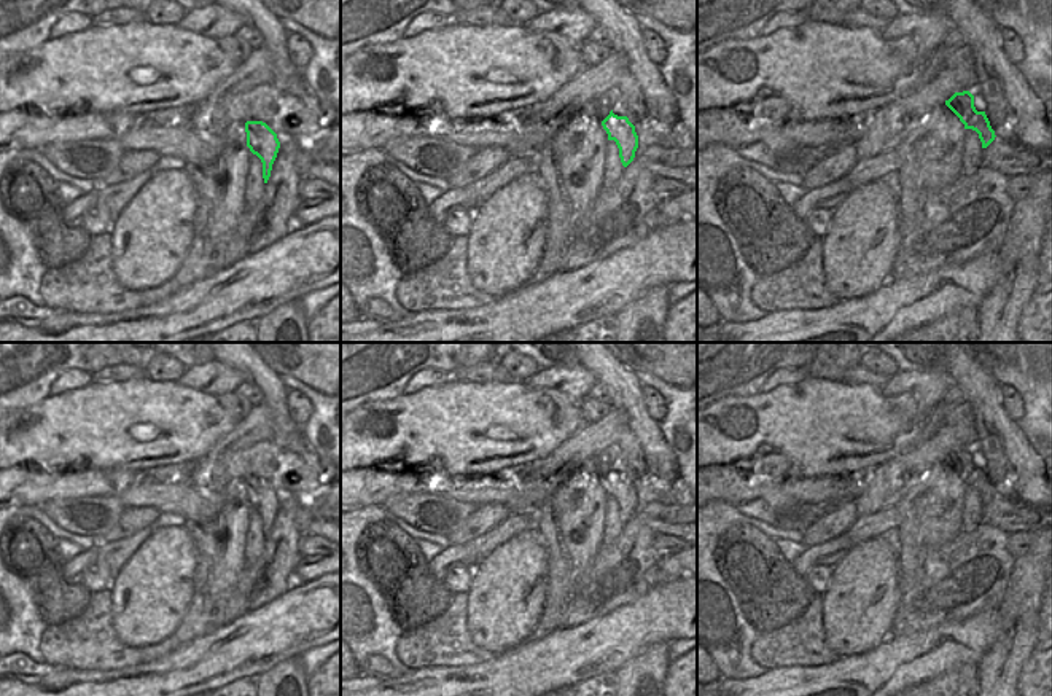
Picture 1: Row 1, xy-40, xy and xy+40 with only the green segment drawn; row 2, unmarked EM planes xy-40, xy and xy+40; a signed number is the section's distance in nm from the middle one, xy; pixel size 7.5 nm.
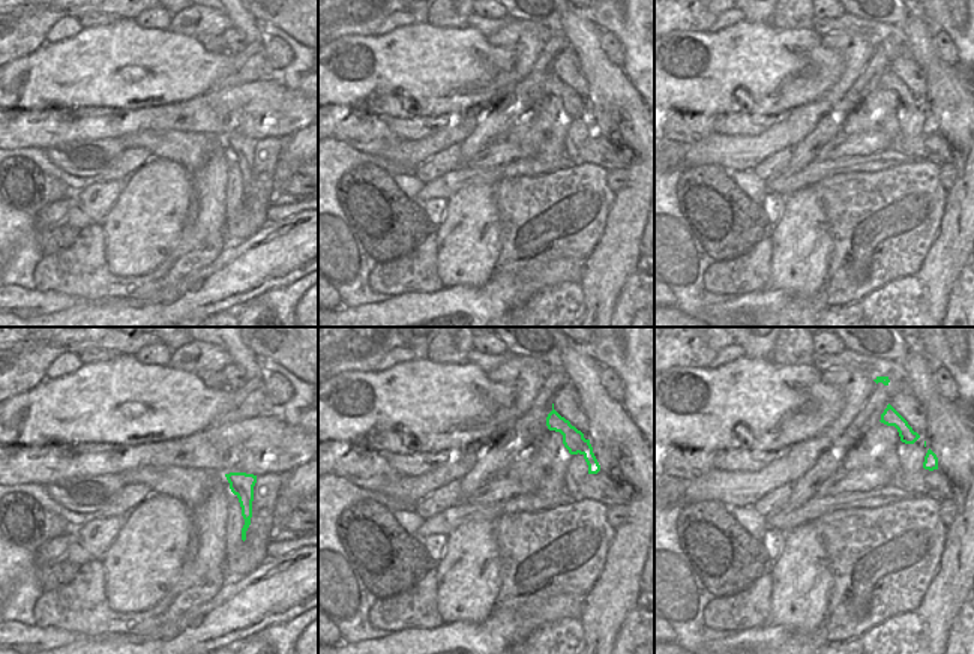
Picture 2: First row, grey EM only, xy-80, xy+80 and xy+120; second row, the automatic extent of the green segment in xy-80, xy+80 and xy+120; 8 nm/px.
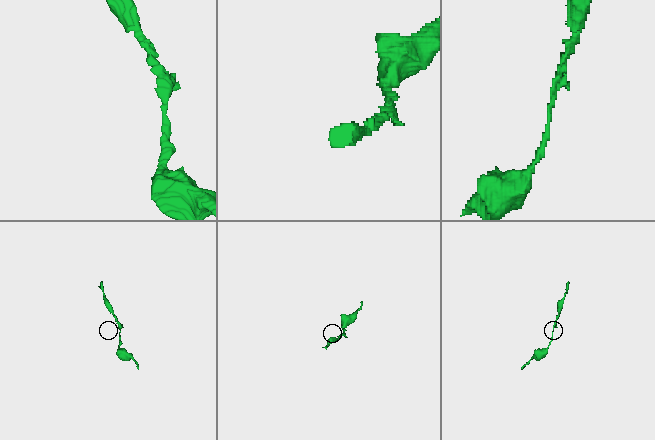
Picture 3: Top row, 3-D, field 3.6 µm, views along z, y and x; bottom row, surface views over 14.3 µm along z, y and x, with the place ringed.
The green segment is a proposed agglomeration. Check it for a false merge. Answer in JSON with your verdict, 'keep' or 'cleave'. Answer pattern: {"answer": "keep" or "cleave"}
{"answer": "keep"}

